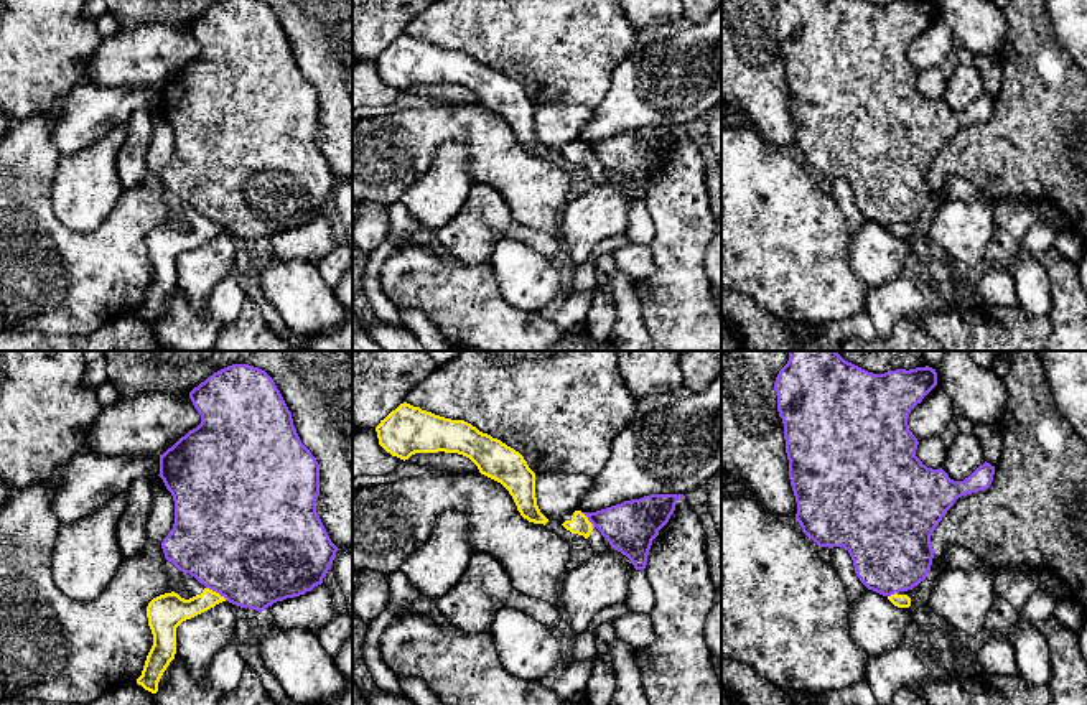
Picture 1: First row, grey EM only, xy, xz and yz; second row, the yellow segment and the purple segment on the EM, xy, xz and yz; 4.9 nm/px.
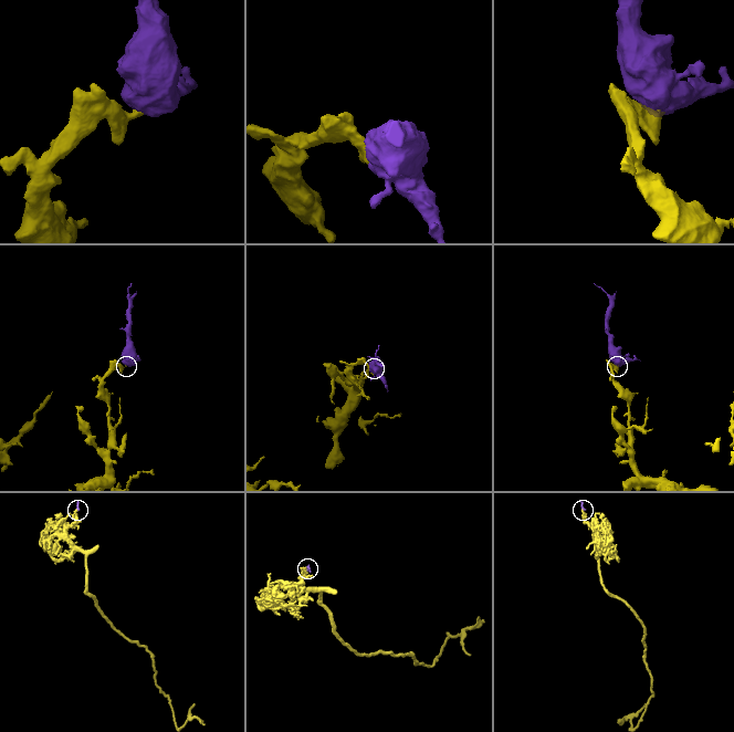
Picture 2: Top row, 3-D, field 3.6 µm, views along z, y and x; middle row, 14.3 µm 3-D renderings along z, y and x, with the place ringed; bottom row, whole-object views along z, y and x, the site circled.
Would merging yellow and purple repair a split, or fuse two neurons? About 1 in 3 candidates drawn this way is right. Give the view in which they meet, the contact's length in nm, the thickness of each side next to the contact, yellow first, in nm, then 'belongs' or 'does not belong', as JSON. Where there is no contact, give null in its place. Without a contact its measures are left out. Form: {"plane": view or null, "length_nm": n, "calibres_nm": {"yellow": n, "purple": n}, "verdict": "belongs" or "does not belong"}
{"plane": "xy", "length_nm": 120, "calibres_nm": {"yellow": 170, "purple": 500}, "verdict": "does not belong"}

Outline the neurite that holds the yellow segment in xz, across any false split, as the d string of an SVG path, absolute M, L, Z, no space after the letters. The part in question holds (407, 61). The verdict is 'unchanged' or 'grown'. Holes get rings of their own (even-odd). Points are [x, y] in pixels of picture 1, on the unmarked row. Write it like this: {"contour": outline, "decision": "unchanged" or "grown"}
{"contour": "M400 35L376 58L379 76L400 91L415 84L458 84L469 89L481 105L501 114L517 142L534 155L547 155L535 128L535 104L524 87L464 51L451 51Z", "decision": "unchanged"}

